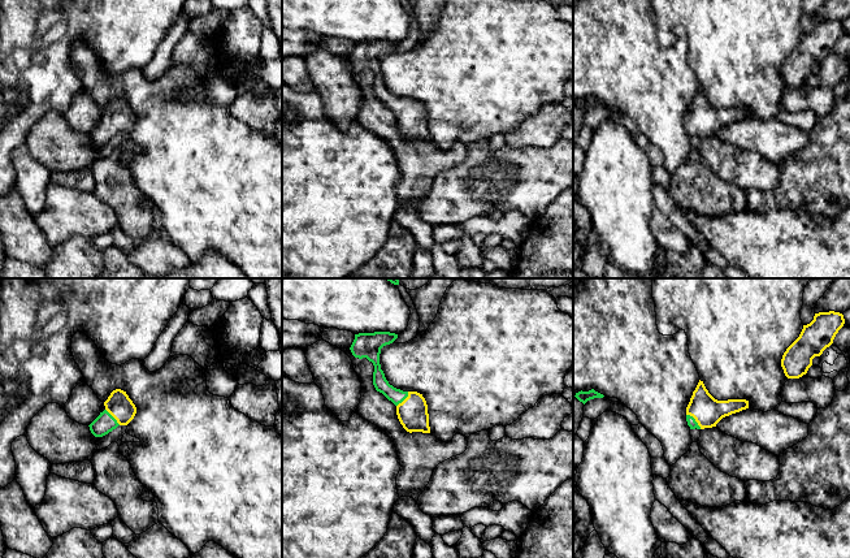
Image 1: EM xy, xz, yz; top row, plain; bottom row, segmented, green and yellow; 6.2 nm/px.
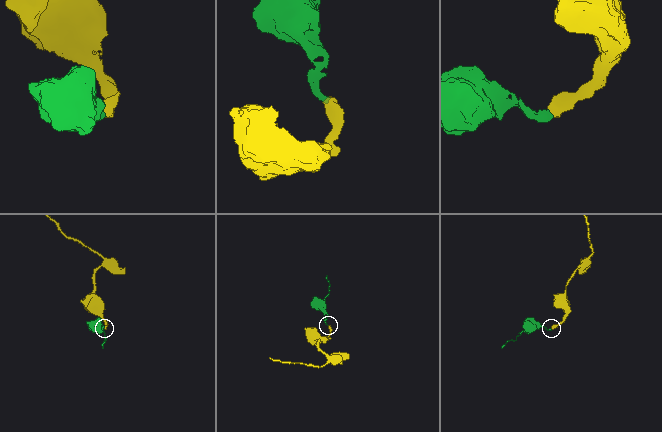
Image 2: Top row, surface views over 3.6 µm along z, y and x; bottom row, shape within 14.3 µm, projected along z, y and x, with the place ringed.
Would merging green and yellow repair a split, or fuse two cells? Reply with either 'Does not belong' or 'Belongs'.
Belongs

